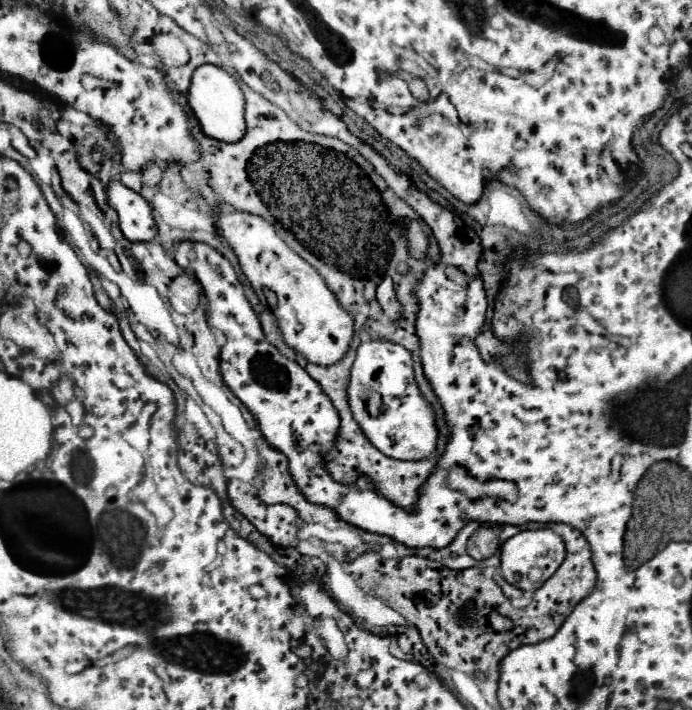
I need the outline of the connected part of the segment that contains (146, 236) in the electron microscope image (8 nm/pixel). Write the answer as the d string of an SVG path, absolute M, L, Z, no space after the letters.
M112 179L106 187L108 205L118 213L120 229L128 241L152 241L156 237L156 223L148 201L136 191Z

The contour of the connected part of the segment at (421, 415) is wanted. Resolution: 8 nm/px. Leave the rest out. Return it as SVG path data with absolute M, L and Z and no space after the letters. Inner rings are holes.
M372 337L364 339L356 349L356 359L350 371L350 383L346 393L354 421L360 425L372 445L382 453L388 453L392 459L416 461L424 459L424 455L436 449L434 413L418 391L418 385L414 381L412 355L402 345ZM364 389L374 389L382 395L382 413L378 417L368 415Z

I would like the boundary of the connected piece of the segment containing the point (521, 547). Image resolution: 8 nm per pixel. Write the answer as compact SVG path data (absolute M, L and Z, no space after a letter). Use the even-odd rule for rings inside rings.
M532 529L532 531L520 531L516 533L514 537L510 537L502 549L500 549L500 573L502 577L522 589L522 591L532 591L532 589L538 589L540 583L544 583L546 579L552 577L552 573L560 567L560 563L564 561L564 555L566 555L566 549L564 549L564 541L560 539L560 535L556 535L552 529ZM530 567L540 567L544 571L544 577L540 583L530 583L528 581L528 569Z

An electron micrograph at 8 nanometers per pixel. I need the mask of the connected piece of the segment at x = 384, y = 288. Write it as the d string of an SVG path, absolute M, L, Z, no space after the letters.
M386 275L378 287L376 287L376 301L380 303L382 311L392 319L396 321L400 315L402 315L402 307L400 303L396 301L396 295L394 295L394 289L392 289L392 279Z

